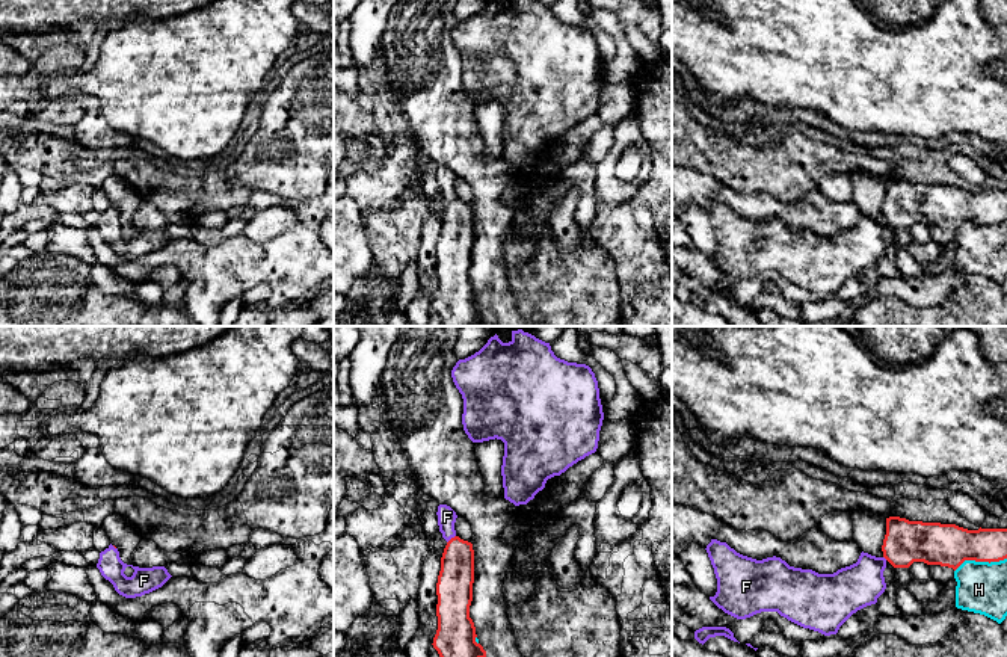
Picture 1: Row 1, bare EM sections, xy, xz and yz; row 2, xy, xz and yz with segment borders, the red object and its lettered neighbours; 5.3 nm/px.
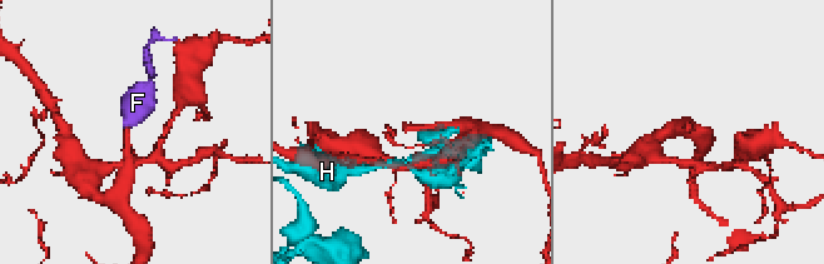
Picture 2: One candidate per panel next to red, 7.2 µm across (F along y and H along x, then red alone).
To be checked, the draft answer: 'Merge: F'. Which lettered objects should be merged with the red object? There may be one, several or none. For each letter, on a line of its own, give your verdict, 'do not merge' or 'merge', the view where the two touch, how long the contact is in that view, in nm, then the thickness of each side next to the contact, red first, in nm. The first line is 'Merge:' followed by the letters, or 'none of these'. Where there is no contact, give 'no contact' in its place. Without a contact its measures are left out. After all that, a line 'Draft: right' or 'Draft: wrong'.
Merge: F
F: merge; contact in xz; length 60 nm; calibres 190 and 100 nm
H: do not merge; contact in yz; length 280 nm; calibres 220 and 280 nm
Draft: right

